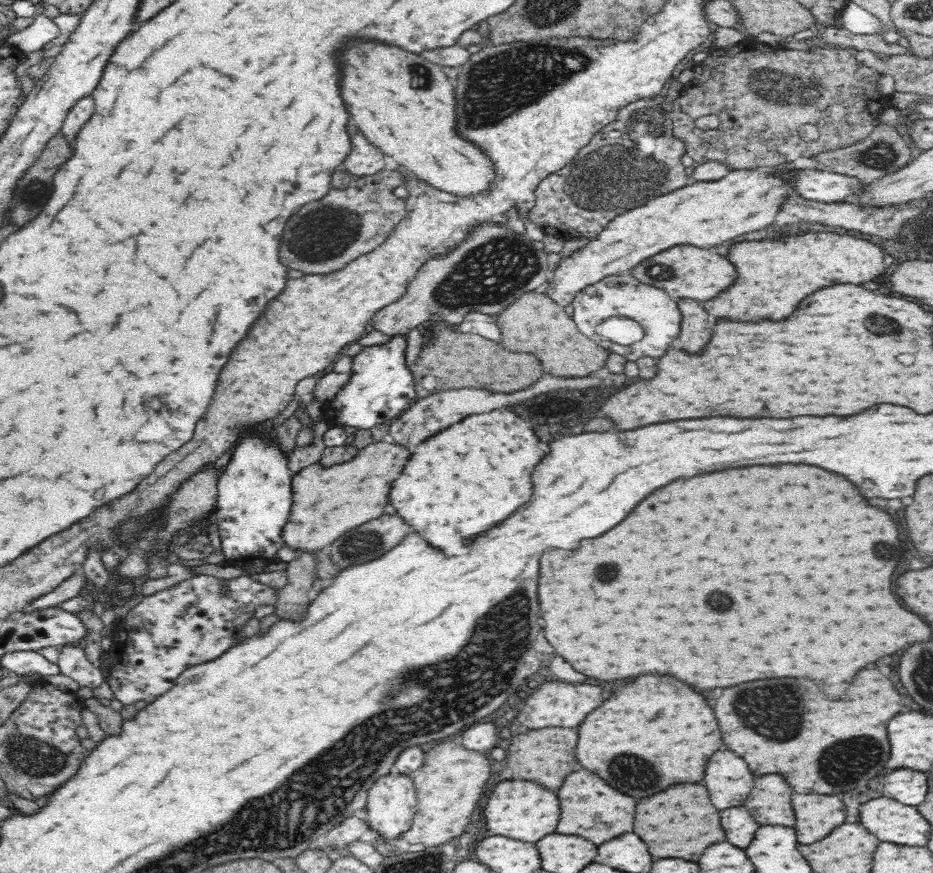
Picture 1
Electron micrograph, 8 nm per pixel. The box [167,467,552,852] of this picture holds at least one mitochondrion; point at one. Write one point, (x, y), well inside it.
(359, 546)

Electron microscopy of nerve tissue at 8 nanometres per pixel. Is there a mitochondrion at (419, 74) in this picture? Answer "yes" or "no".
yes

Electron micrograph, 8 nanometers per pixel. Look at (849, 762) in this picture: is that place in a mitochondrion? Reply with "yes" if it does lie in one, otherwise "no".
yes

